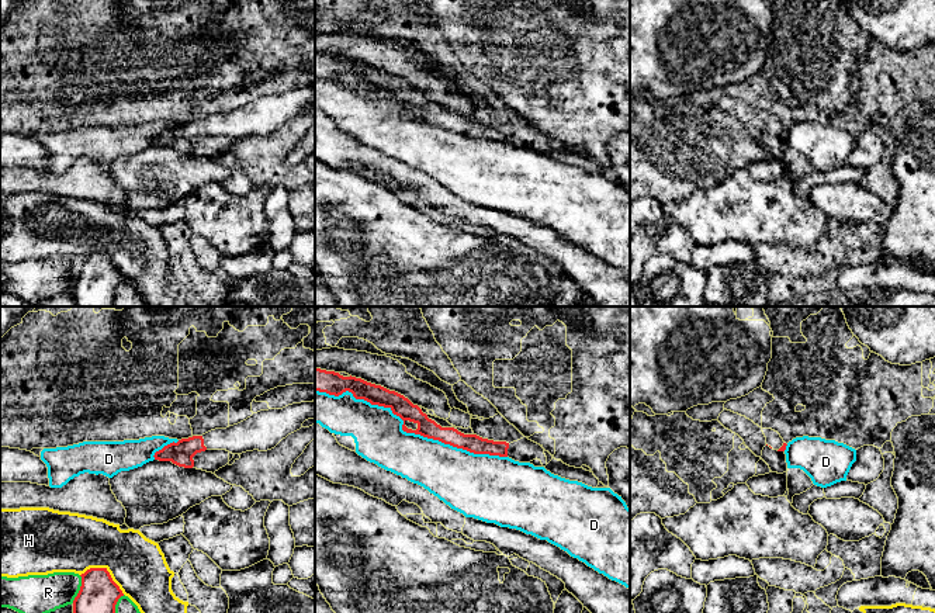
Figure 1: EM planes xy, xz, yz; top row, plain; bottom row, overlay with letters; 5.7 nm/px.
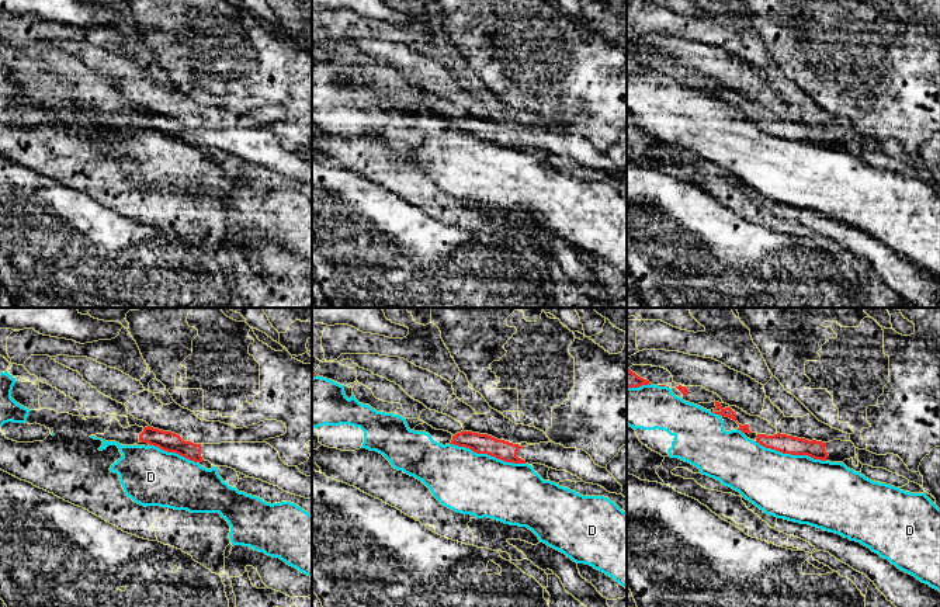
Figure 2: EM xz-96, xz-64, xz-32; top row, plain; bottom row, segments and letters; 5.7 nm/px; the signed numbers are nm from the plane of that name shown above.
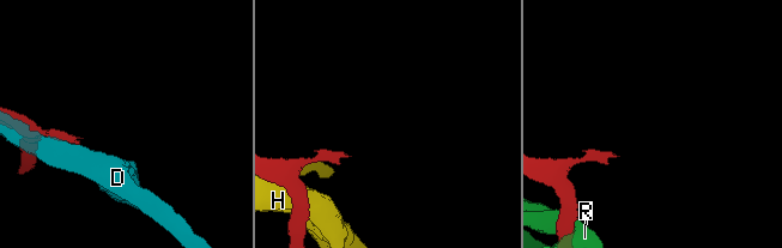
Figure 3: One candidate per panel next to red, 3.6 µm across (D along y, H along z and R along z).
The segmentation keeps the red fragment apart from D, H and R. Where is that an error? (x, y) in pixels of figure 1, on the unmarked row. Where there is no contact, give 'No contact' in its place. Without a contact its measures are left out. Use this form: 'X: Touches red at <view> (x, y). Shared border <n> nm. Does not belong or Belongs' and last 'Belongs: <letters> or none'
D: Touches red at xz (407, 117). Shared border 1150 nm. Does not belong
H: Touches red at xy (106, 255). Shared border 280 nm. Does not belong
R: Touches red at xy (80, 274). Shared border 170 nm. Does not belong
Belongs: none

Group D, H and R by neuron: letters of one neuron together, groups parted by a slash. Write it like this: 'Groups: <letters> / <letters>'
Groups: D / H / R

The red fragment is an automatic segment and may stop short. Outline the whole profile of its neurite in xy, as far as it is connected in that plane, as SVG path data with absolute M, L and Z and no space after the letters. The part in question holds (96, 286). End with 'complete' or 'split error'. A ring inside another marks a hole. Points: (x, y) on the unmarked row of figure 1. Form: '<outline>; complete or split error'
M90 253L82 262L82 271L73 285L76 306L114 306L115 290L124 281L107 253Z; complete

